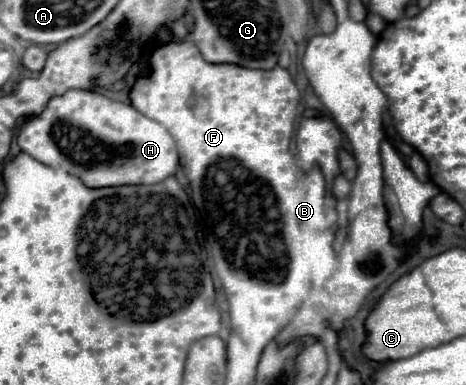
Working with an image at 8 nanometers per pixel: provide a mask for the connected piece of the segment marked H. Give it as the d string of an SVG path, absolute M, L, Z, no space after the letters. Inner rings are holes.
M80 89L54 97L40 117L24 123L18 133L18 145L24 153L50 167L60 165L62 153L62 167L94 189L154 185L174 175L178 167L176 143L160 123L148 119L132 105Z

